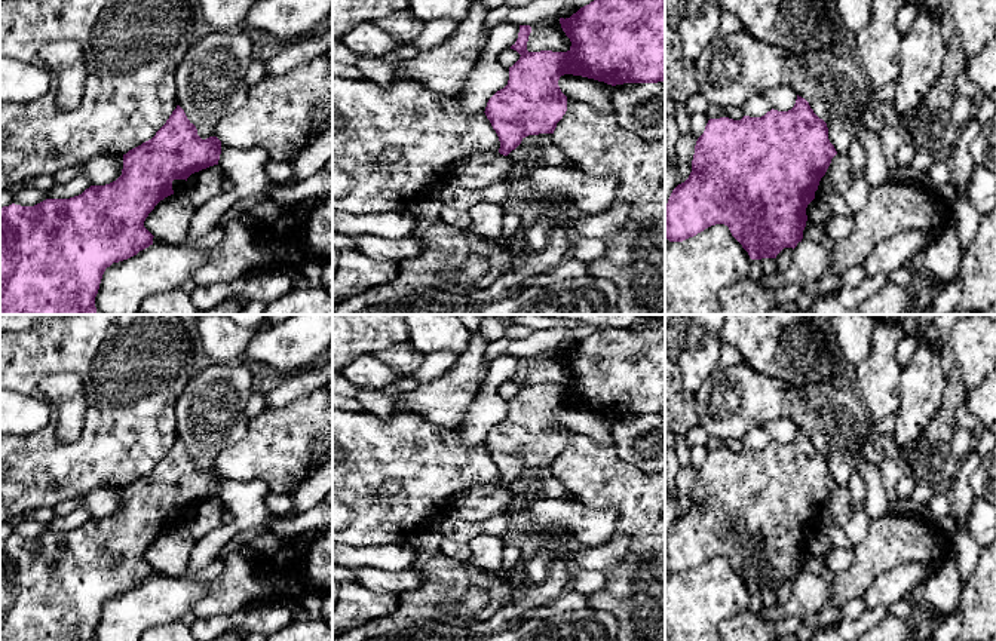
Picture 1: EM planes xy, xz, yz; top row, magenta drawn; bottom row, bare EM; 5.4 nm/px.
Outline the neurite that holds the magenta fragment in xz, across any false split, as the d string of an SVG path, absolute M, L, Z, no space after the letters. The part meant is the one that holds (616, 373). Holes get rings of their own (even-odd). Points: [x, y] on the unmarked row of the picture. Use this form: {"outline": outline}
{"outline": "M665 318L659 326L643 329L600 329L580 340L570 350L560 350L560 356L571 378L567 384L528 384L530 358L520 358L517 374L511 381L521 389L509 399L508 417L497 423L487 435L485 448L496 463L500 481L508 488L528 467L554 466L557 456L567 444L567 429L561 424L558 412L564 407L582 408L616 418L623 415L658 415L665 412Z"}

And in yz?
{"outline": "M799 427L788 444L772 441L761 450L710 451L696 473L689 510L672 522L665 537L665 570L669 574L683 574L711 558L724 556L751 592L776 591L784 580L794 582L802 574L807 553L806 540L815 531L819 513L836 487L827 456Z"}

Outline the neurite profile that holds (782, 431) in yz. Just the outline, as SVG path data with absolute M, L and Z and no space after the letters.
M785 417L766 421L763 429L772 436L772 441L778 444L791 442L797 432L796 424Z

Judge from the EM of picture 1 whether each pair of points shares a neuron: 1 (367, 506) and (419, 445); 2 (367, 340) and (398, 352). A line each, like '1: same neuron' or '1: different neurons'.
1: same neuron
2: different neurons

